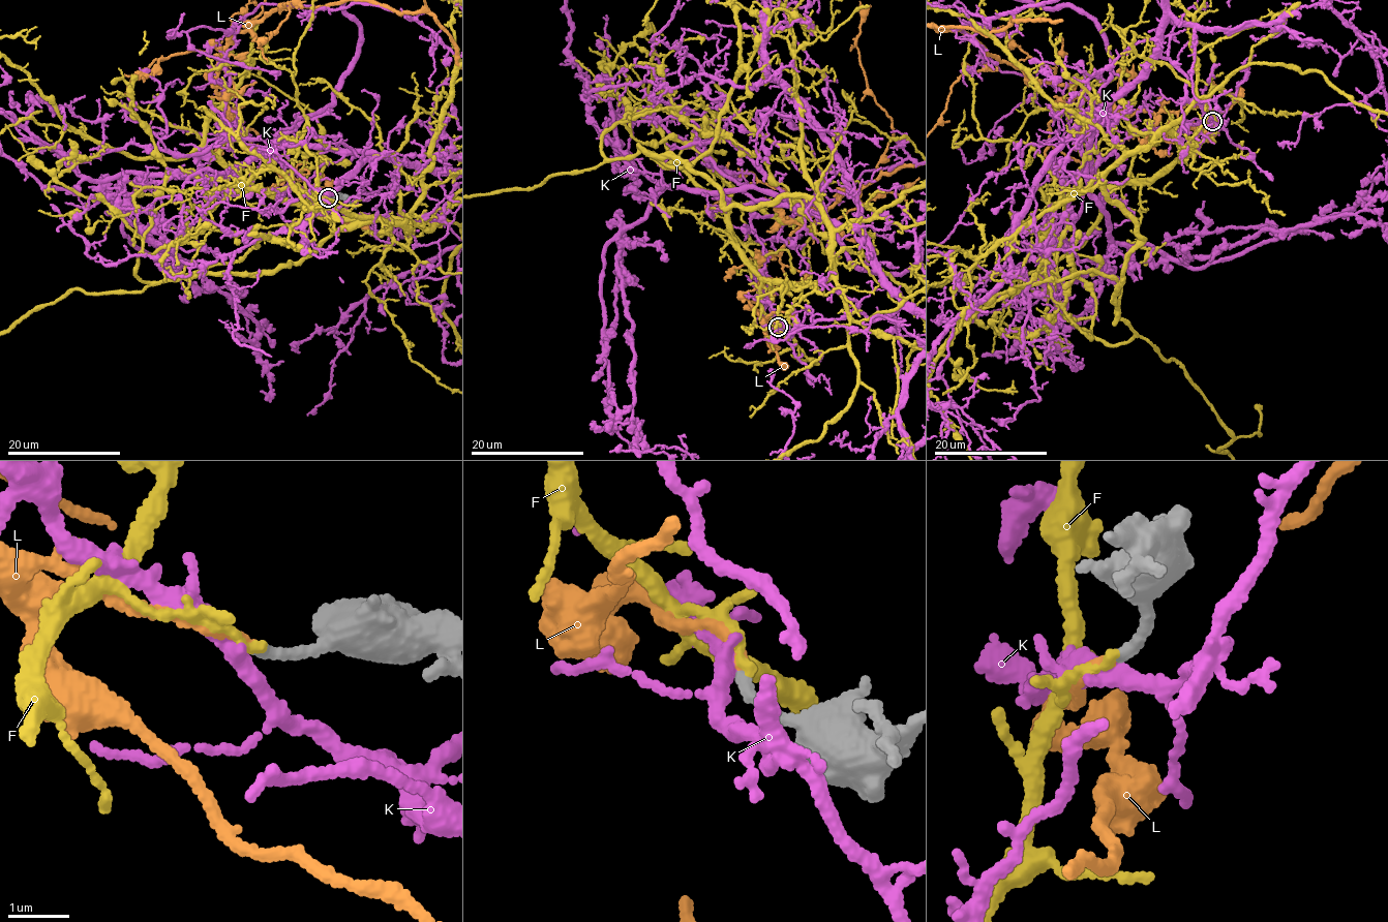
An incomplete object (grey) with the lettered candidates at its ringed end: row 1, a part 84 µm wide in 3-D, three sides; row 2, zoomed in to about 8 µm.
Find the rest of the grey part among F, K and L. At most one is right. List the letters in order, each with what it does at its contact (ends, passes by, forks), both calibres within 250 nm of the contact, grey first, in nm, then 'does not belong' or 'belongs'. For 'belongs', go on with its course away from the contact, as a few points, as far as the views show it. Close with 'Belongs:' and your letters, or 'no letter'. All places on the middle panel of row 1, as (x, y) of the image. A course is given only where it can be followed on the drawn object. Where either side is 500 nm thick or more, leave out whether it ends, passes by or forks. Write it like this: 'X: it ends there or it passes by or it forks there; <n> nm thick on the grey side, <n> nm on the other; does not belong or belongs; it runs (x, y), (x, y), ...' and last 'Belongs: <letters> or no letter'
F: it ends there; 180 nm thick on the grey side, 100 nm on the other; does not belong
K: it forks there; 180 nm thick on the grey side, 200 nm on the other; does not belong
L: it ends there; 170 nm thick on the grey side, 150 nm on the other; belongs
Belongs: L

